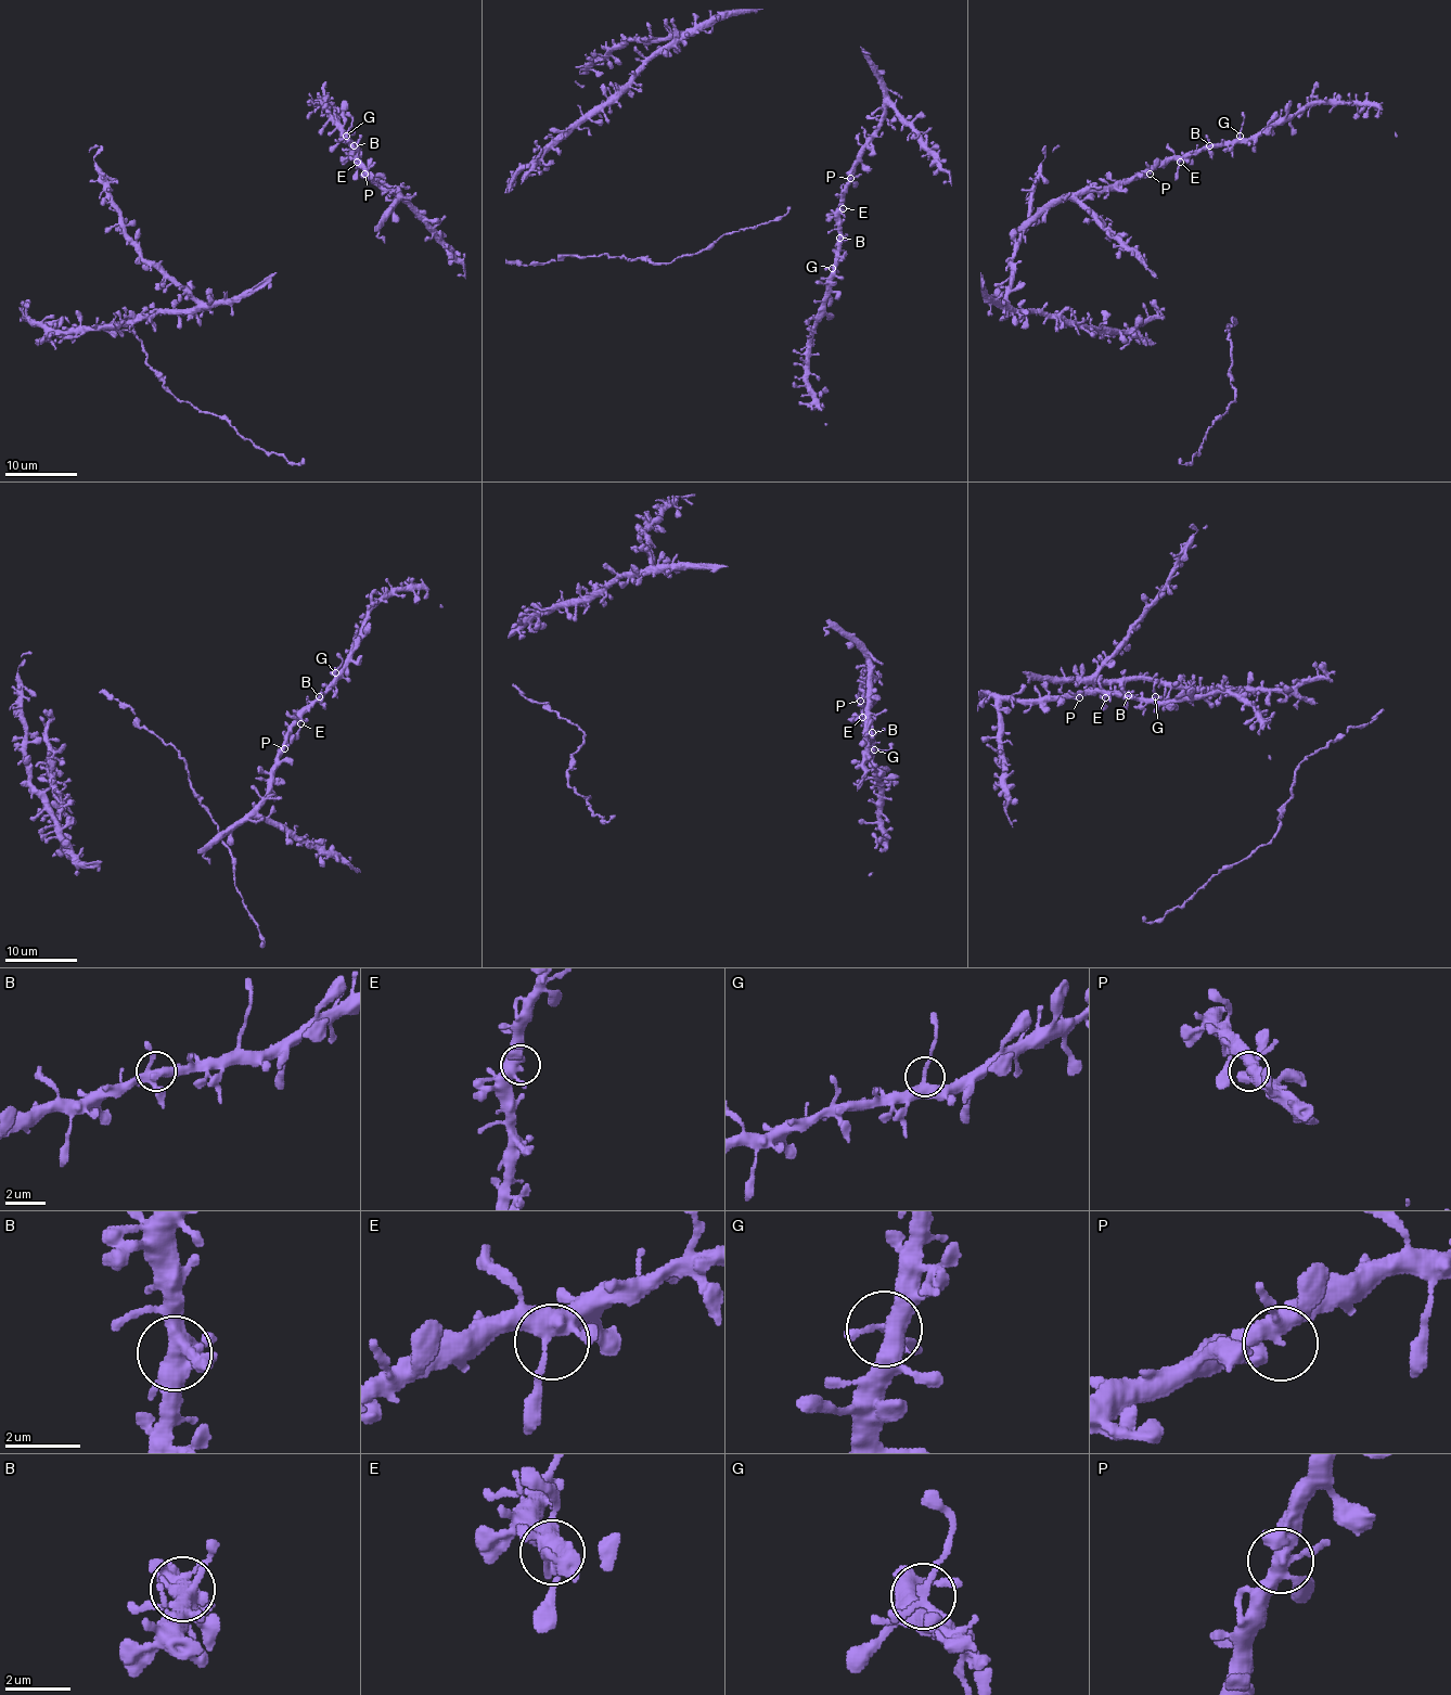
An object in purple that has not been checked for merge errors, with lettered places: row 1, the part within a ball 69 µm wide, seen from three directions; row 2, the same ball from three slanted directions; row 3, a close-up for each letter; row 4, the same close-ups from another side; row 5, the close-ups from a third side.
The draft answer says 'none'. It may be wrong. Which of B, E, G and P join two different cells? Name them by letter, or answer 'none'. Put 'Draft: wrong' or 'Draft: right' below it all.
none
Draft: right

